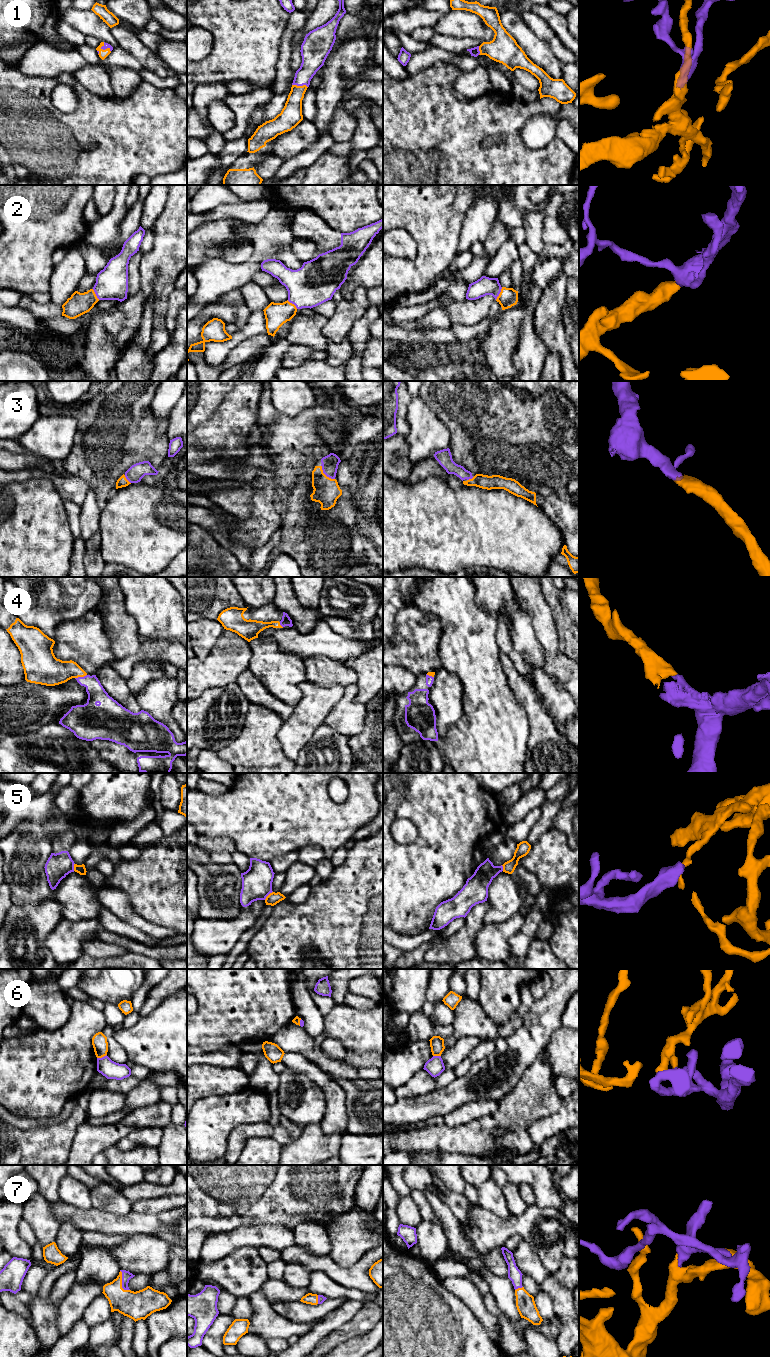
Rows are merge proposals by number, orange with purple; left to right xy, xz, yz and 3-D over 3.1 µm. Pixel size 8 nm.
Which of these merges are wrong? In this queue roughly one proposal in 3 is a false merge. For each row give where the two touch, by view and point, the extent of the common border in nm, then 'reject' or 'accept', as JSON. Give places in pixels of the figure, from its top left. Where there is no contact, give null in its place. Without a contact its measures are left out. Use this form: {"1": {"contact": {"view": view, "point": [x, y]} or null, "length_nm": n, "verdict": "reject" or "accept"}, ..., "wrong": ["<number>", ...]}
{"1": {"contact": {"view": "xz", "point": [300, 86]}, "length_nm": 130, "verdict": "accept"}, "2": {"contact": {"view": "yz", "point": [500, 293]}, "length_nm": 120, "verdict": "accept"}, "3": {"contact": {"view": "xz", "point": [324, 474]}, "length_nm": 160, "verdict": "accept"}, "4": {"contact": {"view": "xy", "point": [80, 676]}, "length_nm": 100, "verdict": "accept"}, "5": {"contact": {"view": "xz", "point": [268, 895]}, "length_nm": 100, "verdict": "reject"}, "6": {"contact": {"view": "xy", "point": [101, 1057]}, "length_nm": 90, "verdict": "reject"}, "7": {"contact": {"view": "xy", "point": [121, 1282]}, "length_nm": 180, "verdict": "accept"}, "wrong": ["5", "6"]}

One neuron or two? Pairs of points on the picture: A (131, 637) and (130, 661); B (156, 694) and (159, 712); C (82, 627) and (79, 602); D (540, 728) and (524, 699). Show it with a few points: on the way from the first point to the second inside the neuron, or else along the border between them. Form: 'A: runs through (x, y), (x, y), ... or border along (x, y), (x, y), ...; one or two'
A: border along (141, 646), (135, 653), (115, 660); two
B: runs through (158, 698), (159, 708); one
C: border along (95, 608), (78, 618), (65, 620), (59, 624); two
D: runs through (539, 721), (531, 706); one

